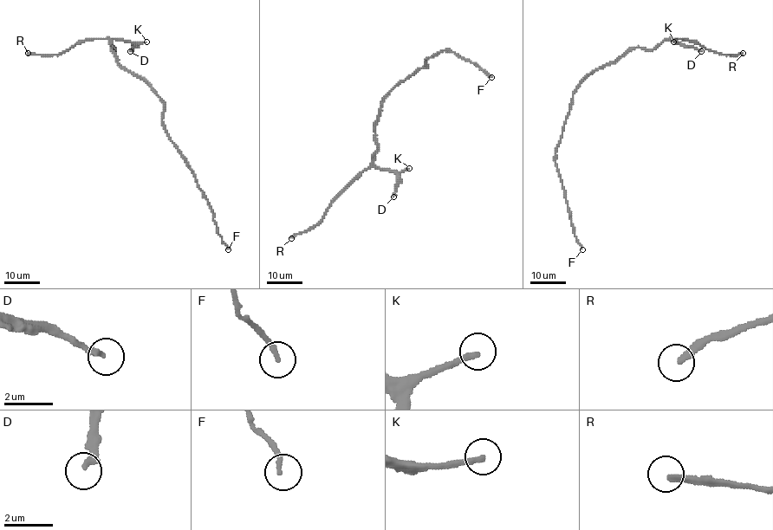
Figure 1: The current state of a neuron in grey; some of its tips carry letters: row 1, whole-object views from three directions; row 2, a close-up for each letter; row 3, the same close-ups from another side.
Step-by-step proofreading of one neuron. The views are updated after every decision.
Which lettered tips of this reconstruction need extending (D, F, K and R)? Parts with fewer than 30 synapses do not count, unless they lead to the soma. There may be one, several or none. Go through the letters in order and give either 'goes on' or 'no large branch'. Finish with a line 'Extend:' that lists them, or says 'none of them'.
D: goes on
F: no large branch
K: goes on
R: goes on
Extend: D, K, R

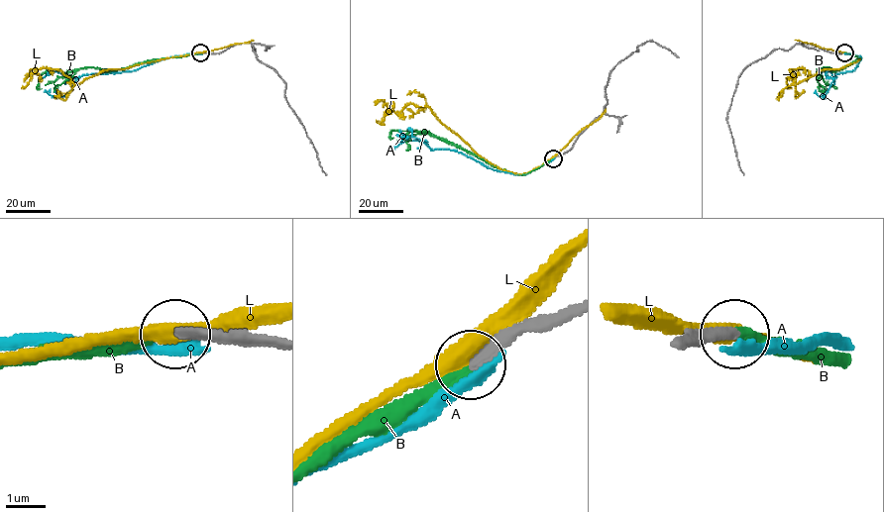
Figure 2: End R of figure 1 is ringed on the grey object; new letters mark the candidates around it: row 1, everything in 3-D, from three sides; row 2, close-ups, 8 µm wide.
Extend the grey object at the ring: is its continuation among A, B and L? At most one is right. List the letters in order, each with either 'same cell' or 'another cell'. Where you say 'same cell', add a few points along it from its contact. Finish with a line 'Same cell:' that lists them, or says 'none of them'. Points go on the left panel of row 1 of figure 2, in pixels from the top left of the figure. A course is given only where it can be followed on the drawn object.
A: another cell
B: same cell | via (201, 52), (158, 58), (117, 69), (83, 67), (65, 71), (52, 68), (39, 78), (41, 88)
L: another cell
Same cell: B

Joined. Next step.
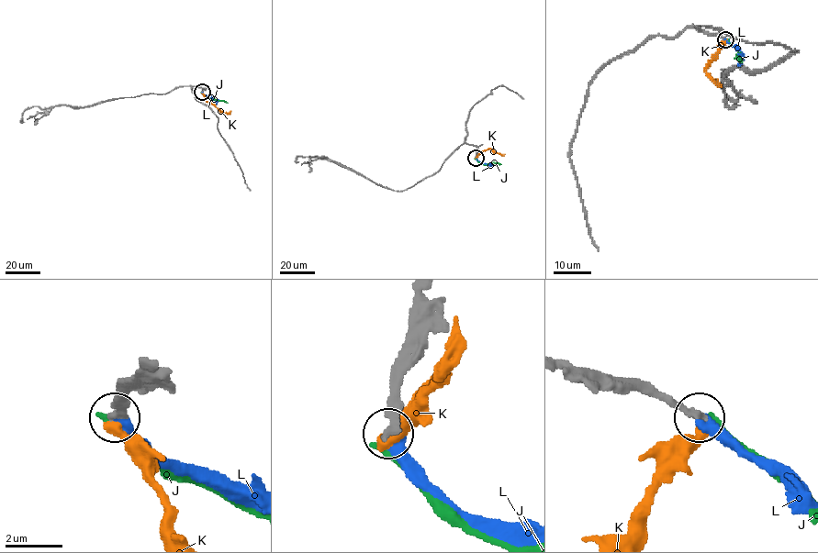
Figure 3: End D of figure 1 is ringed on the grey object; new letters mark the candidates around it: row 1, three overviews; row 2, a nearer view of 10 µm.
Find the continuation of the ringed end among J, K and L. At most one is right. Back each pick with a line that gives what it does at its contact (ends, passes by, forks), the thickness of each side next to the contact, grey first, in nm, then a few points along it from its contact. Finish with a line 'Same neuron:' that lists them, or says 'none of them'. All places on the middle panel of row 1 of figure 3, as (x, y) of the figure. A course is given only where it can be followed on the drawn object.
L: it ends; calibres 280 and 440 nm; course (476, 158), (480, 162), (490, 163)
Same neuron: L

